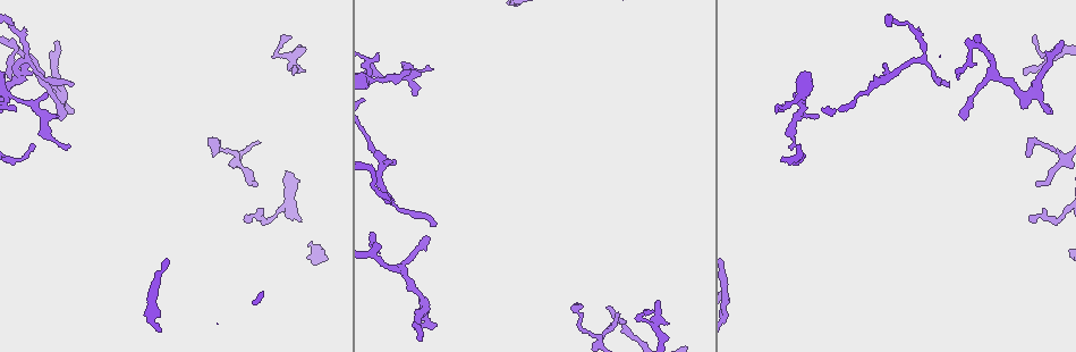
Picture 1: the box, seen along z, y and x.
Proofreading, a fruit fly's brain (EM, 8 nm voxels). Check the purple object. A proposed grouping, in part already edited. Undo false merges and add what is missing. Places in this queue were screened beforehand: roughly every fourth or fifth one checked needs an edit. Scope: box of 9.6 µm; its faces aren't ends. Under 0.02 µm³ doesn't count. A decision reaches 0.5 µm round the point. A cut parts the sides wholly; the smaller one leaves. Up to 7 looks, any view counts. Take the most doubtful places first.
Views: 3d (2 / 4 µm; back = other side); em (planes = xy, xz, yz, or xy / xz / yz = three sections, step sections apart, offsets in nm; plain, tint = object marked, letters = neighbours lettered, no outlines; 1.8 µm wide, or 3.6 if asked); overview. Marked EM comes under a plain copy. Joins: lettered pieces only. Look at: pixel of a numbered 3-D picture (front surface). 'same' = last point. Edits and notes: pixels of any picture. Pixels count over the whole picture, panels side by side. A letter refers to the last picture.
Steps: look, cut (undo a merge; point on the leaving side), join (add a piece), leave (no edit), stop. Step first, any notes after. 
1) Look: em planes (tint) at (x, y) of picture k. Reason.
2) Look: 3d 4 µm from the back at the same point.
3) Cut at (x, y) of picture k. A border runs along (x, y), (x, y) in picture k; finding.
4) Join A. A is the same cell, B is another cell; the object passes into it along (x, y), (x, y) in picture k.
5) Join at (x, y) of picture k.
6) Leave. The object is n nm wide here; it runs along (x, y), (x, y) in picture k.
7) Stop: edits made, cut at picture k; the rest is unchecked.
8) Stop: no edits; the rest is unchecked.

Look: 3d 4 µm at (430, 68) of picture 1. Branch stops here.

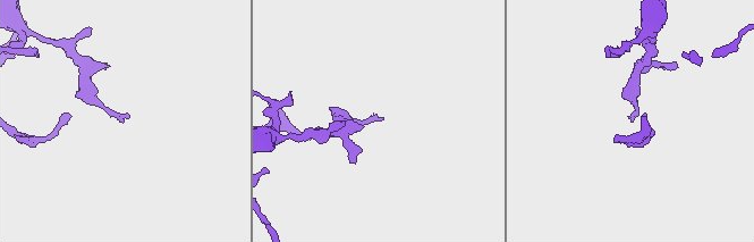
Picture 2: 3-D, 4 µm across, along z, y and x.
Look: em xz step 4 (letters) at (381, 121) of picture 2. Shape alone is not enough.

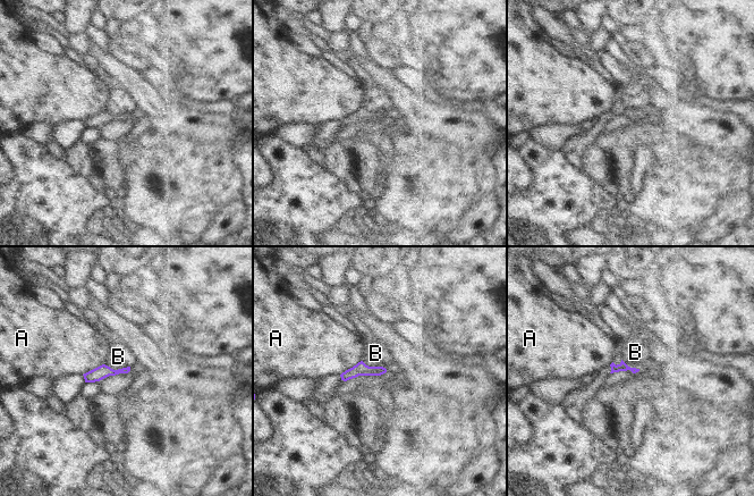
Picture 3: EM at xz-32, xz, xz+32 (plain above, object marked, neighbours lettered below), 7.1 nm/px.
Leave. The longest contact is with B, 190 nm; A and B are other cells; a border runs along (104, 363), (113, 369), (129, 367) in picture 3; no lettered piece goes on from it.

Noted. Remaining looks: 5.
Look: em xy step 4 (tint) at (59, 43) of picture 1. Free end.

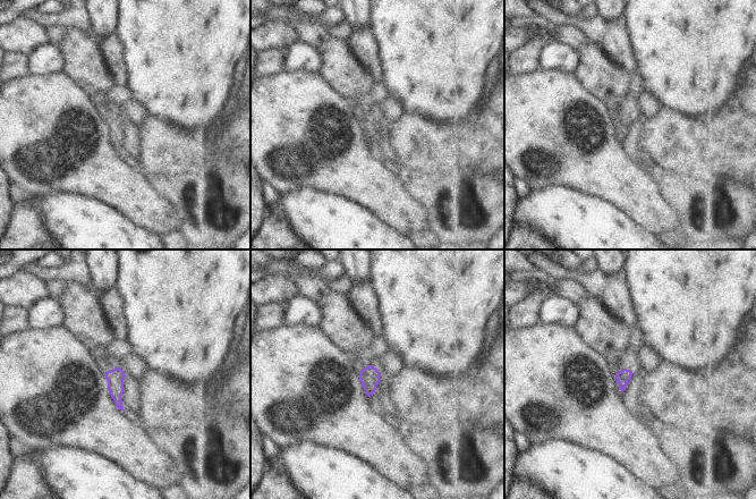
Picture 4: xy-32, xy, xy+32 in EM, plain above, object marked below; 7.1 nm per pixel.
Look: em planes (tint) at the same point. Cut it another way.

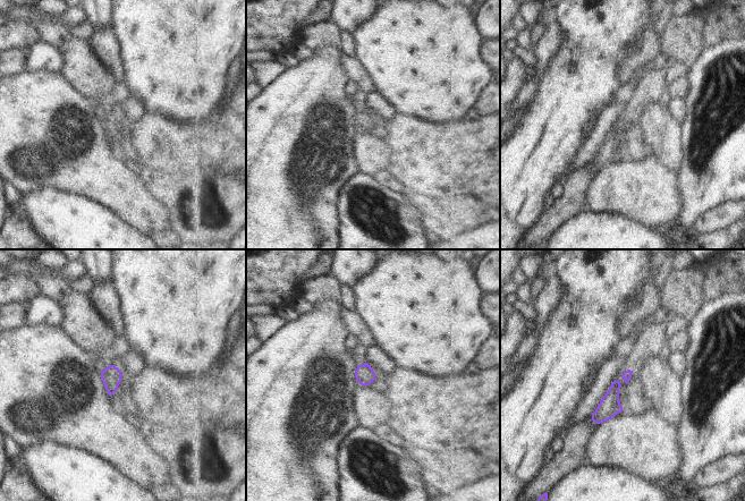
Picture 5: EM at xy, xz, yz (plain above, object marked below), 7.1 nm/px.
Look: em planes (letters) at the same point.

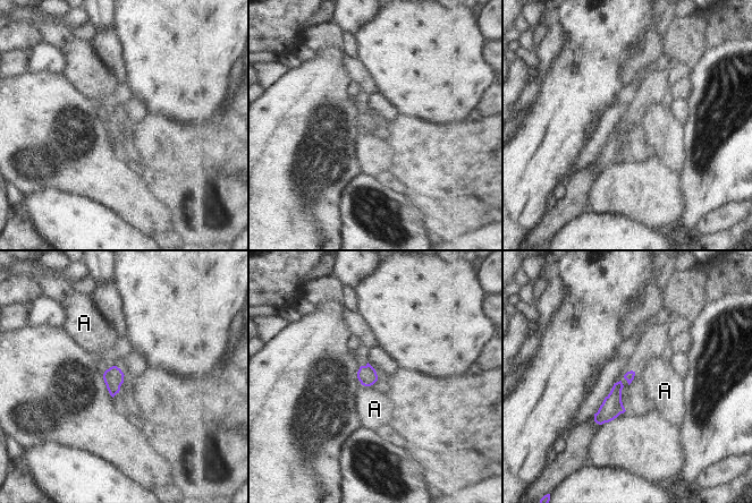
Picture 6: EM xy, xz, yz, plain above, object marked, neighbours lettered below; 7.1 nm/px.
Leave. A is another cell; a border runs along (362, 384), (369, 386) in picture 6; none of them fits.

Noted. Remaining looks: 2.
Look: em planes (letters) at (253, 183) of picture 1. Tapers out.

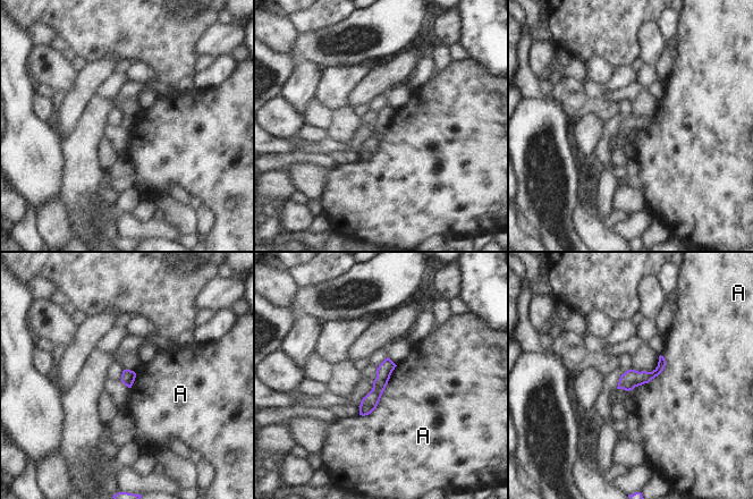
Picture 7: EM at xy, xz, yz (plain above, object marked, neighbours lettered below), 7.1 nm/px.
Leave. The object is 100 nm wide here; A is another cell; it runs along (388, 362), (377, 392), (362, 412) in picture 7; none of them fits.

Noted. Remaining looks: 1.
Stop: no edits; the rest is unchecked.

